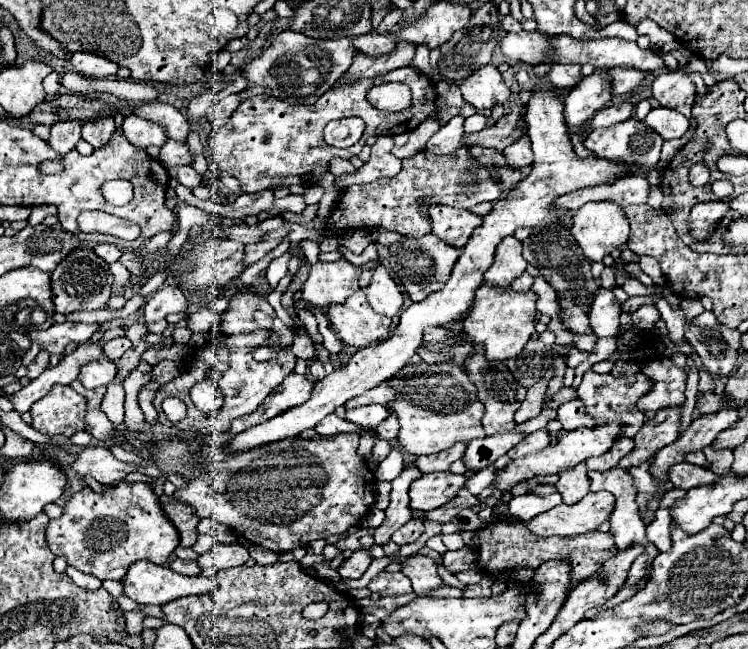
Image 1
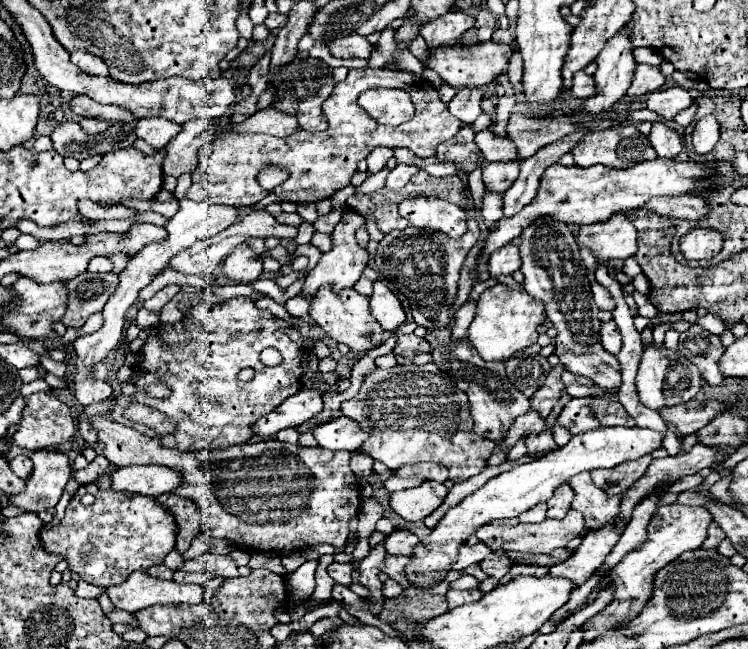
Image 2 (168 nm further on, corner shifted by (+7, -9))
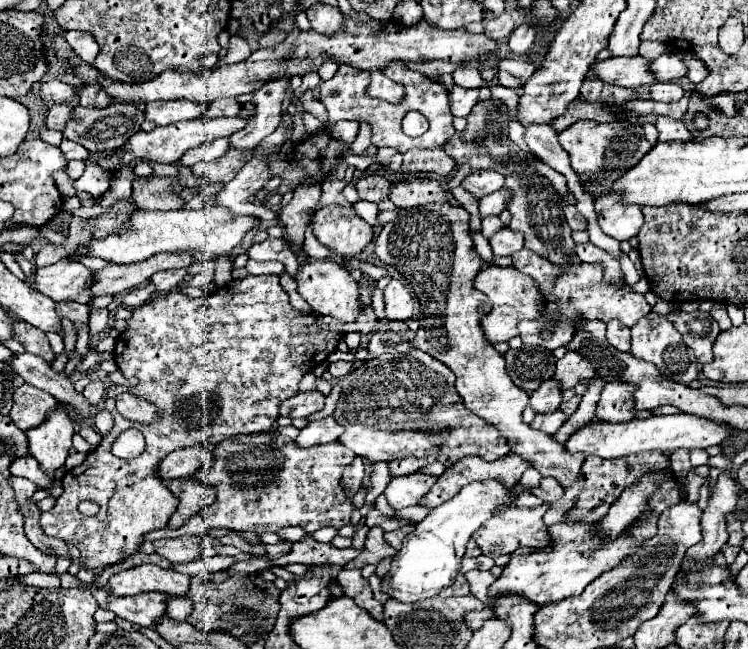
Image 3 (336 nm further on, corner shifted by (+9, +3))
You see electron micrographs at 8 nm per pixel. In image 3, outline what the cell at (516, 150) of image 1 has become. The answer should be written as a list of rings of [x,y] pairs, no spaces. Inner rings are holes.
[[[478,170],[462,180],[462,188],[472,192],[472,196],[476,196],[476,200],[480,200],[482,196],[486,196],[490,192],[500,190],[502,186],[504,186],[504,176],[494,170]]]

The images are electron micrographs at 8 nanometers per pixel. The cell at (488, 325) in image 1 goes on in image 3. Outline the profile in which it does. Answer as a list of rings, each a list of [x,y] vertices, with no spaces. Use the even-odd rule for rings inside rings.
[[[488,266],[484,268],[476,280],[474,280],[476,290],[484,292],[488,296],[488,300],[492,302],[492,312],[482,318],[482,330],[486,334],[486,338],[492,344],[498,342],[508,342],[510,338],[518,336],[518,322],[522,320],[536,320],[540,316],[540,312],[544,310],[544,302],[542,302],[542,294],[536,288],[534,280],[530,280],[530,276],[520,274],[516,268],[500,268],[500,266]]]

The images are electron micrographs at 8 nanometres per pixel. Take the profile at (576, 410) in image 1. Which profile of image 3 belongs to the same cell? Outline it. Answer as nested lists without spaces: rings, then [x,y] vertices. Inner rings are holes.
[[[610,382],[602,390],[602,398],[596,406],[596,416],[600,420],[634,420],[636,404],[634,404],[634,384],[626,382]]]

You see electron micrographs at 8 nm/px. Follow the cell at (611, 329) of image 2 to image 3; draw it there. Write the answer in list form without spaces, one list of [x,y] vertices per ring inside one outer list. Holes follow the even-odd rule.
[[[618,320],[608,322],[606,328],[608,328],[608,330],[606,330],[608,342],[610,342],[616,350],[620,350],[620,352],[630,352],[630,328],[624,326],[624,324],[618,322]]]

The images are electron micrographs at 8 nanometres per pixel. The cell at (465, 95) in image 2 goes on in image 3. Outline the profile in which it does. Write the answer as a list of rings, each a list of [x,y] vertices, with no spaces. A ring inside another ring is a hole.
[[[460,86],[450,88],[450,106],[454,116],[468,116],[476,102],[478,102],[478,90],[468,90]]]

